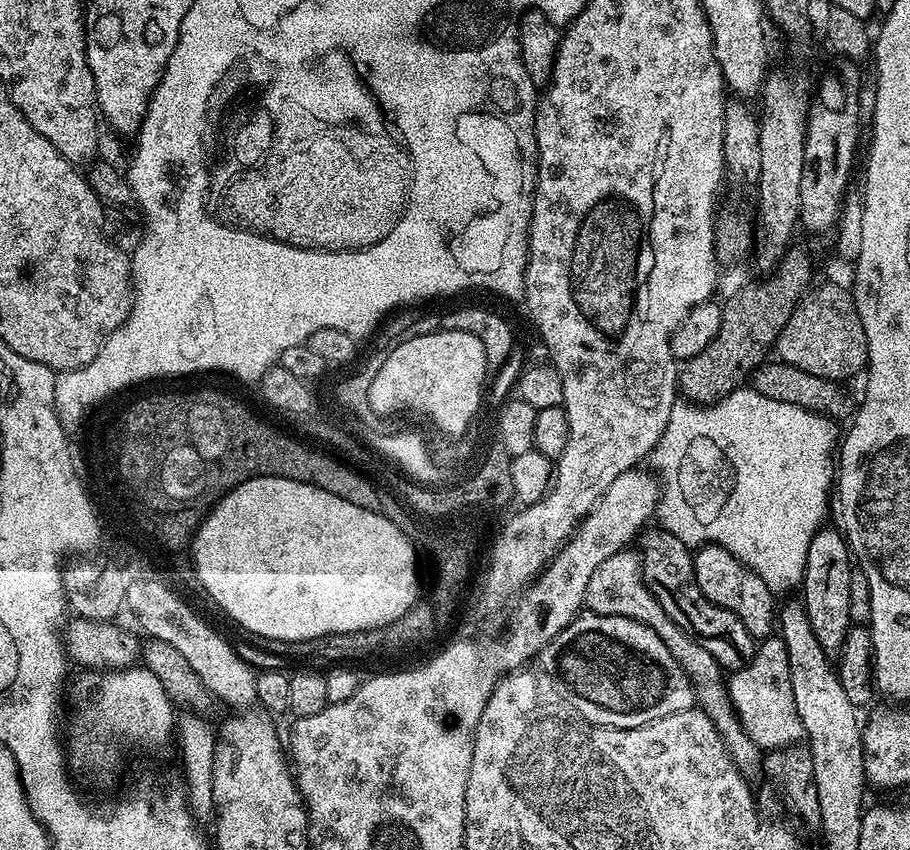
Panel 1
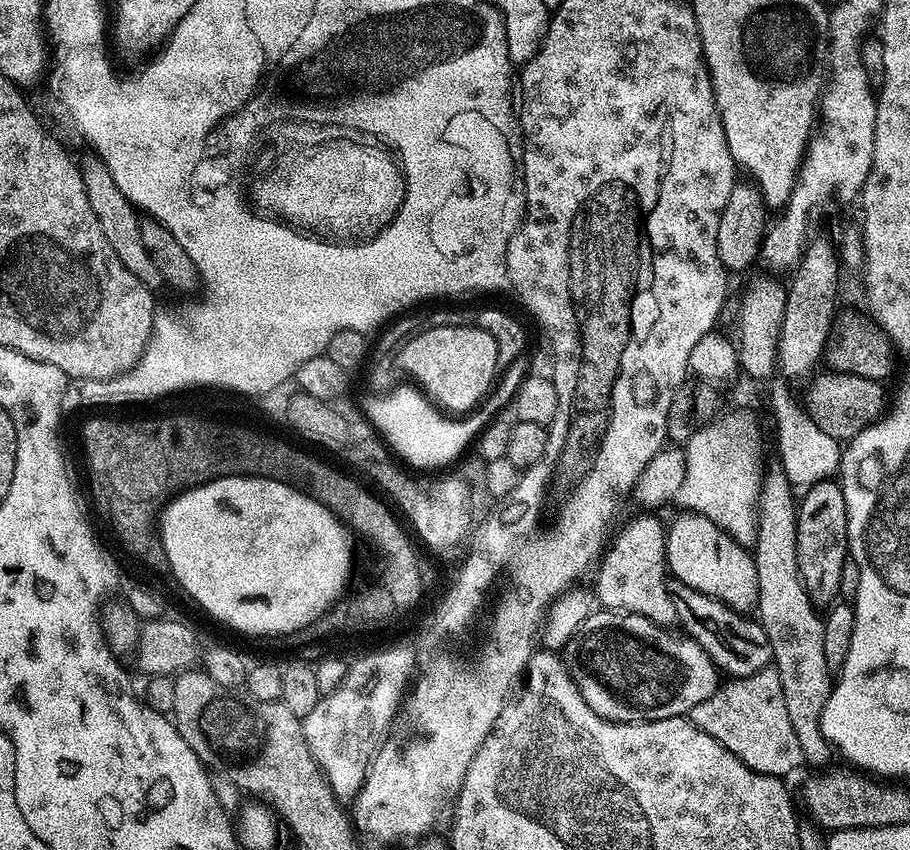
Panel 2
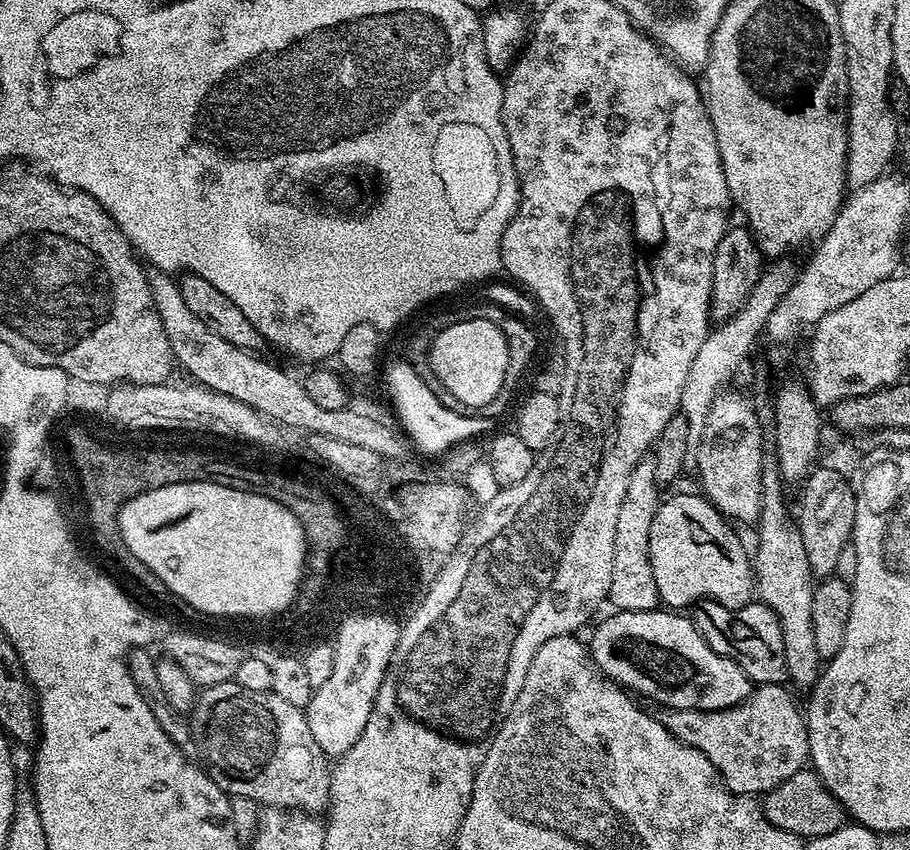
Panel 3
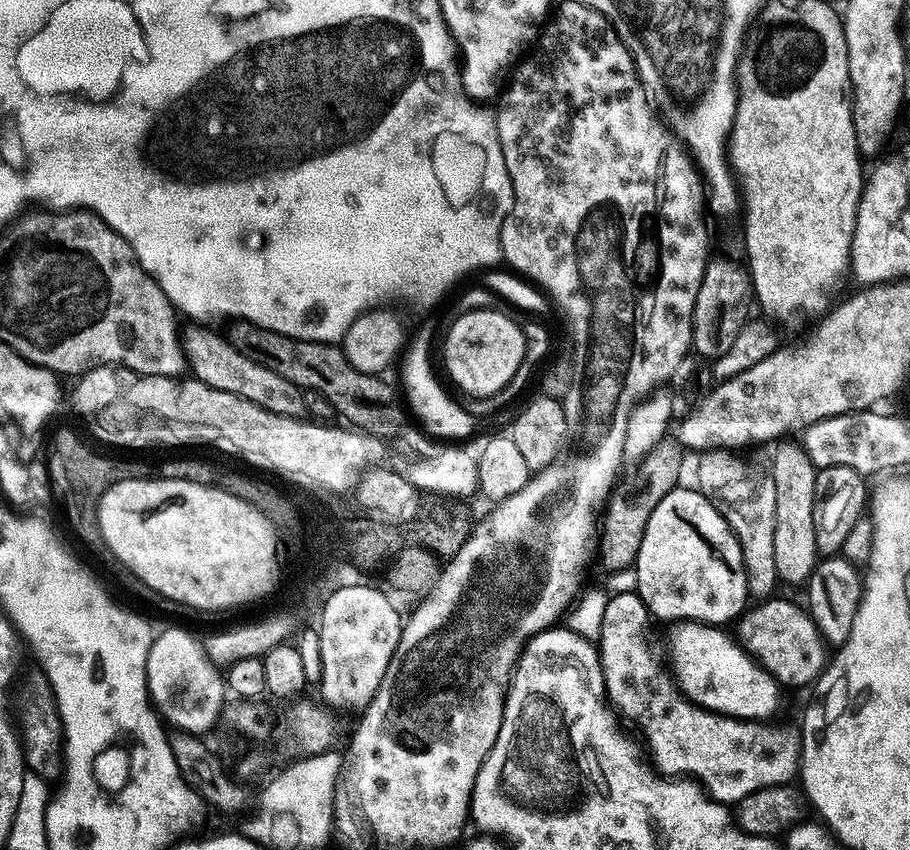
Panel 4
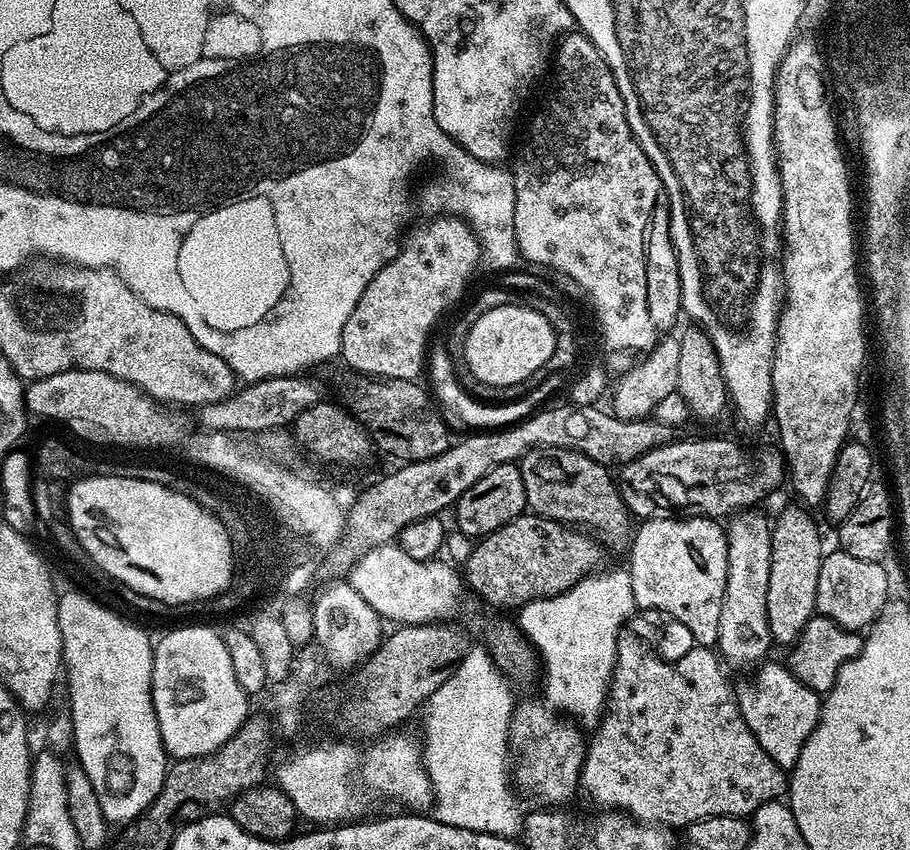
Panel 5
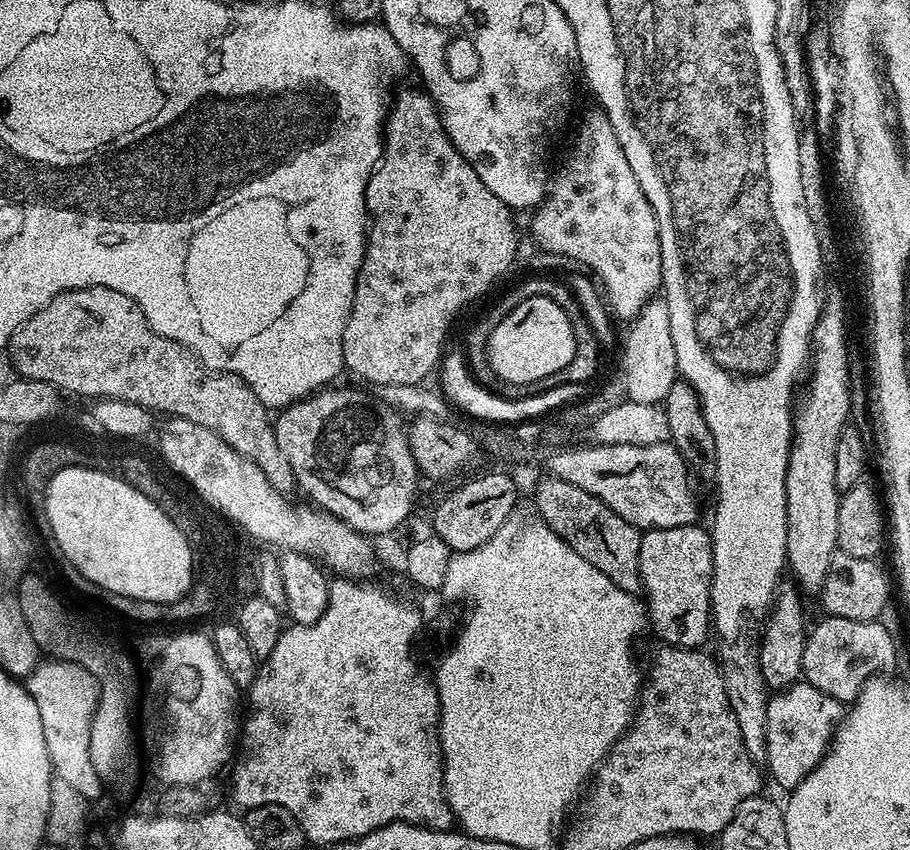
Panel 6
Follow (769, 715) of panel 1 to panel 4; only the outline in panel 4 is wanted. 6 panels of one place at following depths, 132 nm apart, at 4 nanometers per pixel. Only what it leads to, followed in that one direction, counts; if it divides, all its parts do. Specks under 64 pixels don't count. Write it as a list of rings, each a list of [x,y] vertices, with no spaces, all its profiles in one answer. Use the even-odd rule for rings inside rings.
[[[613,591],[606,602],[606,614],[602,614],[598,651],[607,703],[617,713],[620,711],[630,723],[640,727],[640,732],[648,743],[648,752],[652,755],[651,763],[655,771],[668,778],[697,776],[701,780],[699,783],[703,791],[712,800],[725,806],[735,805],[742,798],[746,798],[746,794],[754,794],[763,788],[787,785],[791,781],[788,779],[791,776],[793,779],[800,767],[800,749],[797,741],[792,741],[786,733],[776,728],[767,728],[767,723],[709,712],[707,708],[693,704],[680,691],[680,685],[676,683],[673,673],[666,664],[664,669],[659,654],[652,649],[652,644],[648,641],[648,620],[650,621],[649,610],[635,591]]]

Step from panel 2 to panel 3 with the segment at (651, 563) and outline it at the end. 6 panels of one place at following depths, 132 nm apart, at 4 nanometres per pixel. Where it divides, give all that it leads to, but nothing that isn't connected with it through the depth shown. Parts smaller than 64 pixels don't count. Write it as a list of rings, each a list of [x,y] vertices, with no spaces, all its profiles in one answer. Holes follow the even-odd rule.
[[[649,454],[634,466],[630,486],[626,486],[626,498],[622,498],[622,506],[618,510],[618,526],[614,526],[614,574],[610,578],[608,600],[613,609],[622,612],[651,612],[661,603],[650,566],[650,526],[656,509],[662,503],[661,489],[654,474],[655,461]]]

